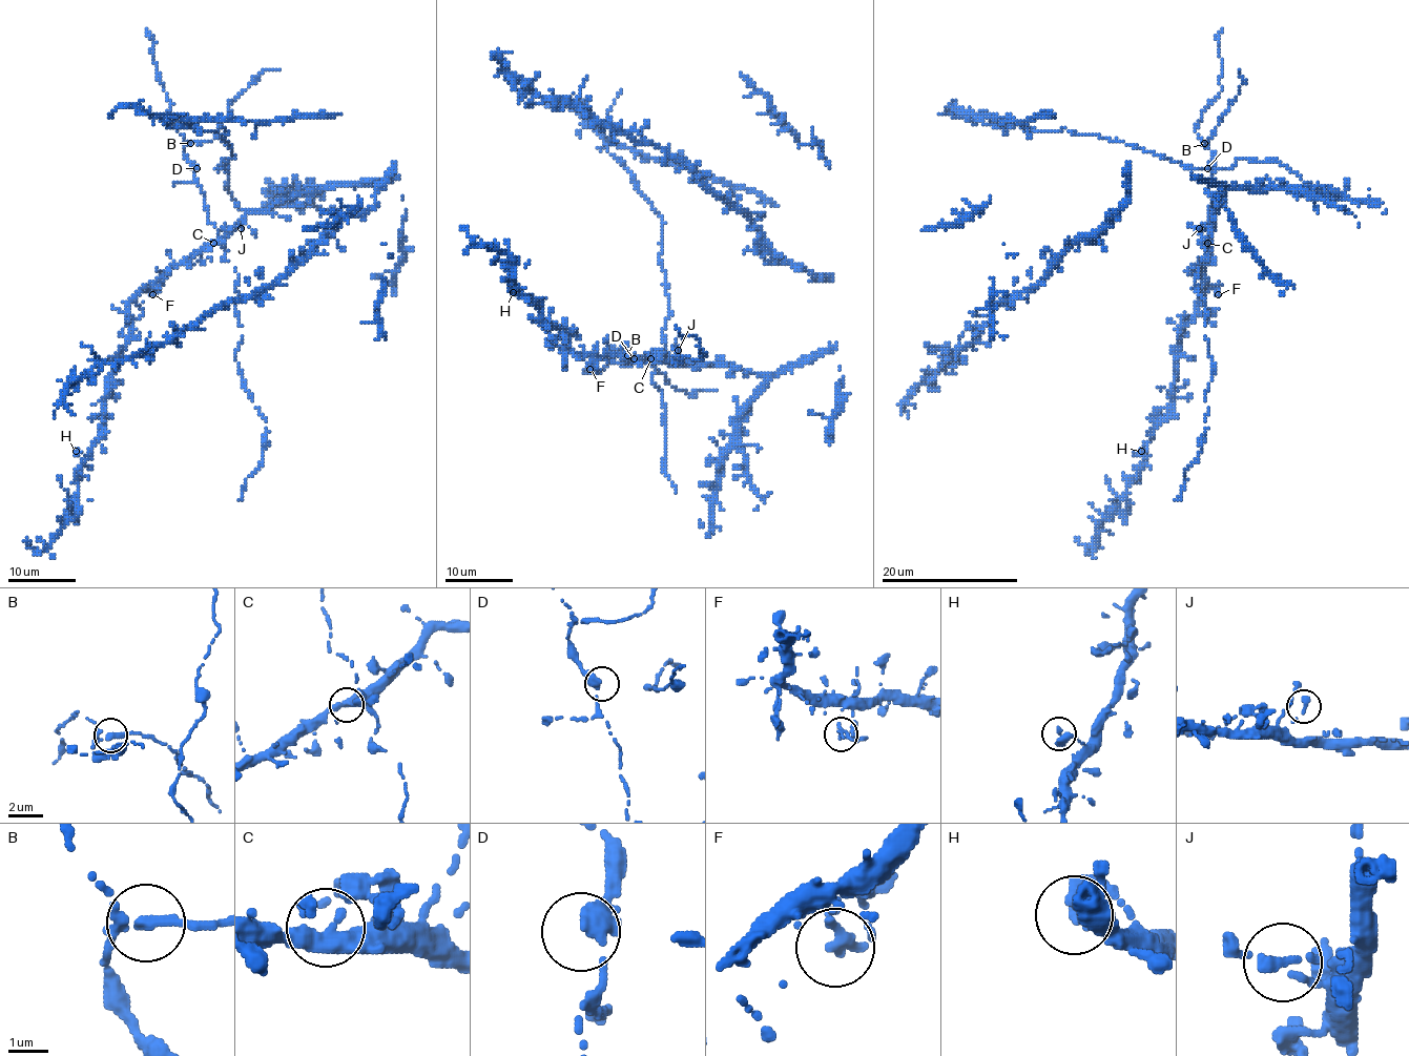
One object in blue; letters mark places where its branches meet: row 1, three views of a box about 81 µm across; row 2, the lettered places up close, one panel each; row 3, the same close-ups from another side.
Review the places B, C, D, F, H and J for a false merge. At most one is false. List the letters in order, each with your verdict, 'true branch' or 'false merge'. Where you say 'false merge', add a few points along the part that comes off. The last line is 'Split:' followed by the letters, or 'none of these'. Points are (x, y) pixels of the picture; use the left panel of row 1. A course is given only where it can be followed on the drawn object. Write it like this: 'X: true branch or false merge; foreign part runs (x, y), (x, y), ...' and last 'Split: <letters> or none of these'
B: true branch
C: true branch
D: true branch
F: true branch
H: true branch
J: true branch
Split: none of these

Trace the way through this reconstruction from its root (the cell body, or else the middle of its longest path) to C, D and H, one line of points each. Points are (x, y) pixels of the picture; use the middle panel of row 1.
C: (723, 366), (674, 366), (650, 358)
D: (723, 366), (674, 366), (660, 350), (653, 350), (641, 361), (639, 358), (633, 361), (634, 358)
H: (723, 366), (574, 355), (567, 348), (567, 333), (545, 325), (538, 307), (519, 289), (513, 292)

